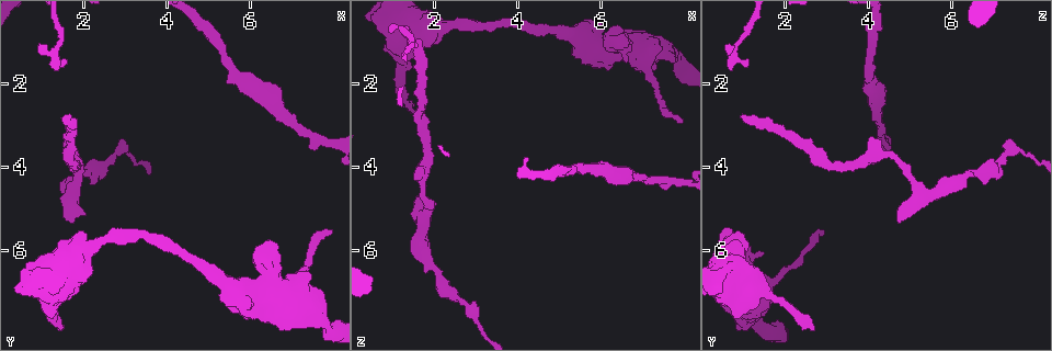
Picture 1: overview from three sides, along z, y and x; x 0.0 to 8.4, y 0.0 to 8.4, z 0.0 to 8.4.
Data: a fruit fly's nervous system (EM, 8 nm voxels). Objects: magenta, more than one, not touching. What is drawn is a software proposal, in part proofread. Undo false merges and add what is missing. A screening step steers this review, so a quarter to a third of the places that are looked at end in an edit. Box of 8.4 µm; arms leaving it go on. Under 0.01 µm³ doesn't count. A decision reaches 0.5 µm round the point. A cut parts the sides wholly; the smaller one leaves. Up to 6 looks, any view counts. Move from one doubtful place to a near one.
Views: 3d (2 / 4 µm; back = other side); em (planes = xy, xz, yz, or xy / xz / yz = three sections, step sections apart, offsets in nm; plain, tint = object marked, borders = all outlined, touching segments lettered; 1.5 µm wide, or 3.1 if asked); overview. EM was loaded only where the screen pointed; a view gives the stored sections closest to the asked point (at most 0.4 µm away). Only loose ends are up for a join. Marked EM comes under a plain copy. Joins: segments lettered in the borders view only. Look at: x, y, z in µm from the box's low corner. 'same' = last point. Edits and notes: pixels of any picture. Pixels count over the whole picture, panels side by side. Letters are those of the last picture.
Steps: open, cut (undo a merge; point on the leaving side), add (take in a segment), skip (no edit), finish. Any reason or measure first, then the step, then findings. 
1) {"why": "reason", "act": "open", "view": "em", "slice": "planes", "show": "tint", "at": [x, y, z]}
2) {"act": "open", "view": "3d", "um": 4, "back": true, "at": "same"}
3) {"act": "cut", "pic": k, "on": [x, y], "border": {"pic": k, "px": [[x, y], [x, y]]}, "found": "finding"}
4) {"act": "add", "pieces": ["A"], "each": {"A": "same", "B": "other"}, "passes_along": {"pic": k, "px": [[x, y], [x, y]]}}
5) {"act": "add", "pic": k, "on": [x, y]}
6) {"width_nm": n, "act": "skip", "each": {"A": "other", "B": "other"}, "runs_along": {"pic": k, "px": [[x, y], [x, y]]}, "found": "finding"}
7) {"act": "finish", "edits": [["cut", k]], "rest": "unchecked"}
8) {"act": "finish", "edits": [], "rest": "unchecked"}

{"why": "sudden change in width", "act": "open", "view": "3d", "um": 4, "at": [1.20, 7.15, 1.70]}

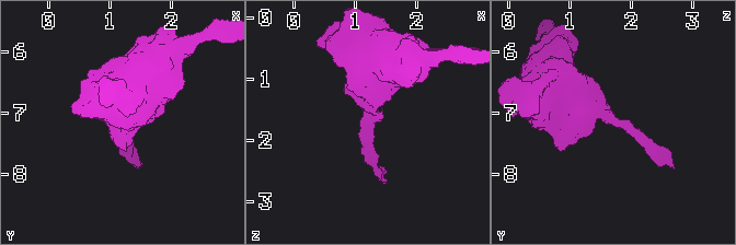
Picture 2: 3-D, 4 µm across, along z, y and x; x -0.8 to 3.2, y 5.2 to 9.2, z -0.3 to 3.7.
{"arm_widths_nm": [200, 650], "why": "shape alone is not enough", "act": "open", "view": "em", "slice": "yz", "step": 4, "show": "tint", "at": [1.20, 7.10, 1.70]}

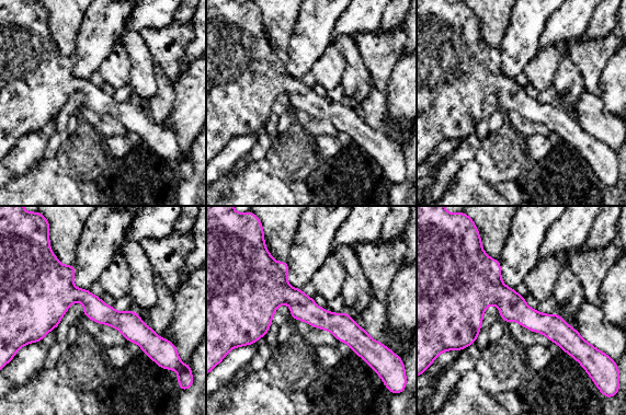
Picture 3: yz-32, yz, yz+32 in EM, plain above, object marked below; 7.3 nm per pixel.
{"why": "another direction", "act": "open", "view": "em", "slice": "planes", "show": "borders", "at": "same"}

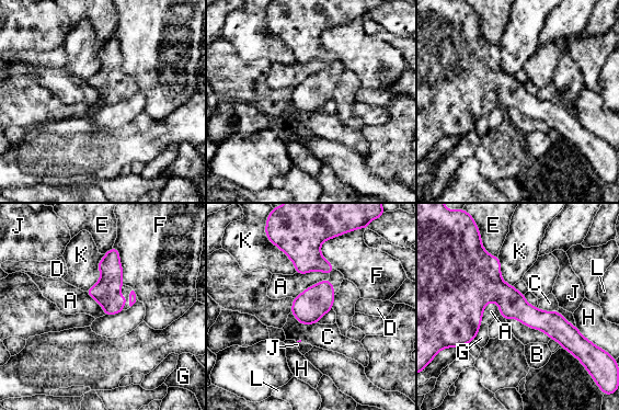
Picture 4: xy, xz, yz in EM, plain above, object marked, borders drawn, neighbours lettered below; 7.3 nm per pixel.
{"act": "skip", "each": {"A": "other", "B": "other", "C": "other", "D": "other", "E": "other", "F": "other", "G": "other", "H": "other", "J": "other", "K": "other", "L": "other"}, "border": {"pic": 4, "px": [[513, 286], [524, 294]]}, "found": "continuous, no second neuron"}

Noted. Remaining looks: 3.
{"why": "end of a long branch", "act": "open", "view": "3d", "um": 4, "at": [1.65, 2.70, 1.05]}

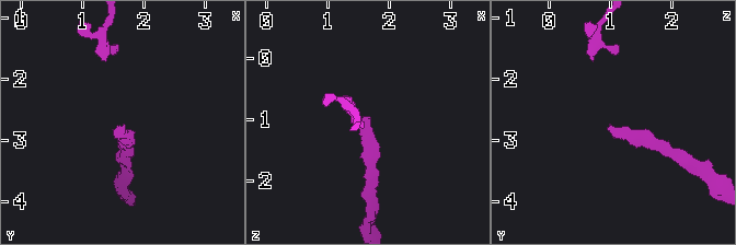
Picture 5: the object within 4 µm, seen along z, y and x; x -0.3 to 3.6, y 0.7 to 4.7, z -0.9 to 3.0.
{"act": "open", "view": "em", "slice": "planes", "show": "borders", "at": [1.70, 2.70, 0.95]}

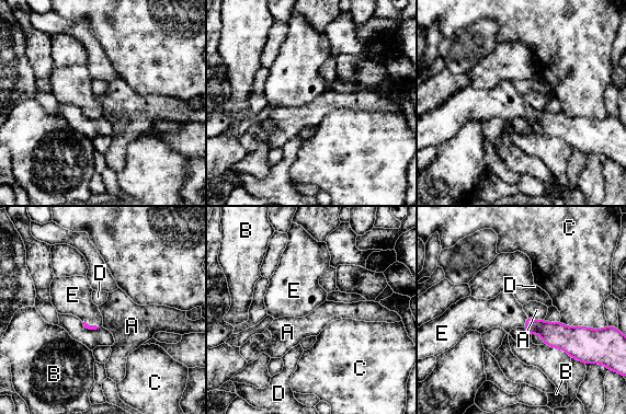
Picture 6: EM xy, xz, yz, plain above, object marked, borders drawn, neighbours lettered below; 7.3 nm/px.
{"act": "add", "pieces": ["E"], "each": {"A": "other", "B": "other", "C": "other", "D": "other", "E": "same"}, "passes_along": {"pic": 6, "px": [[557, 335], [526, 321], [503, 311]]}, "found": "the neuron continues"}

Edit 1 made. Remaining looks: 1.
{"act": "finish", "edits": [["add", 6]], "rest": "unchecked"}

